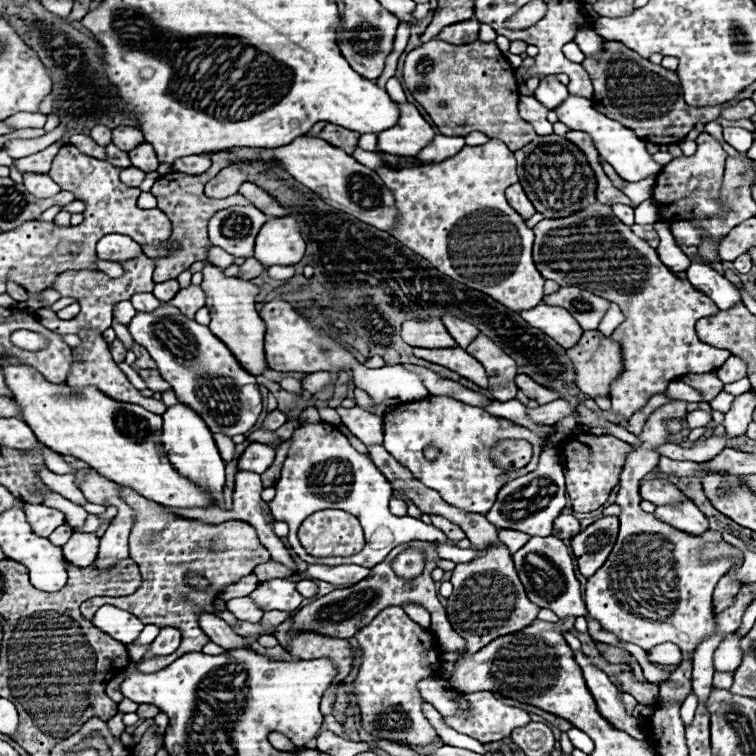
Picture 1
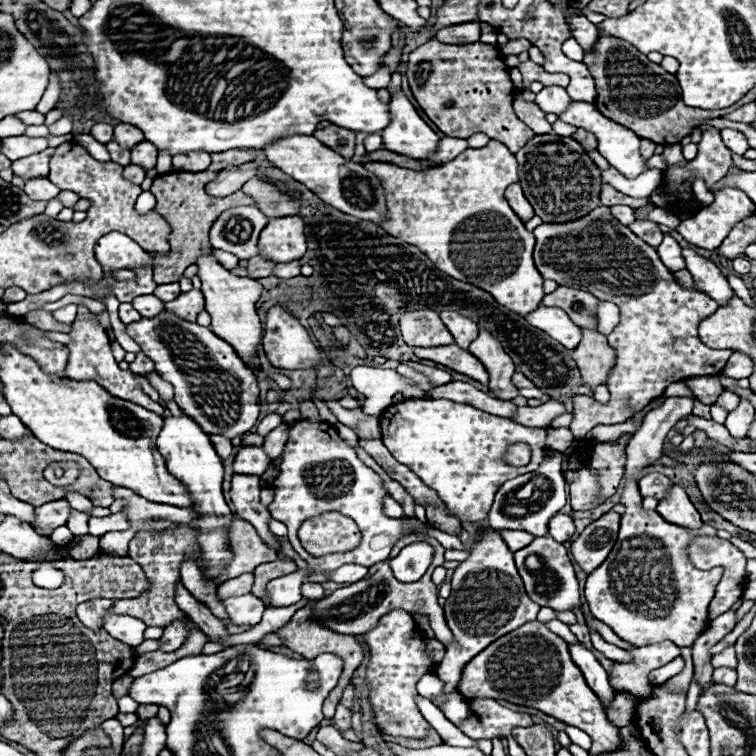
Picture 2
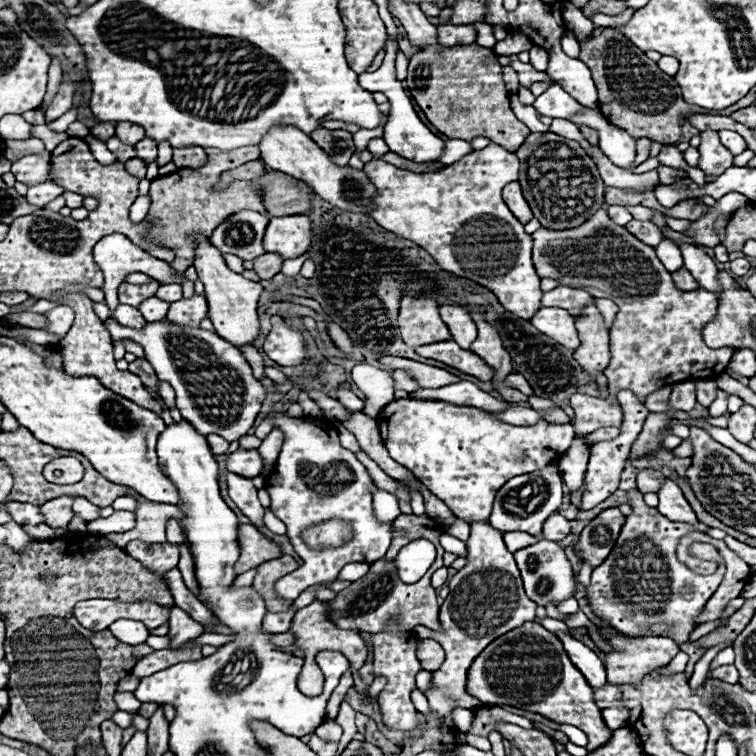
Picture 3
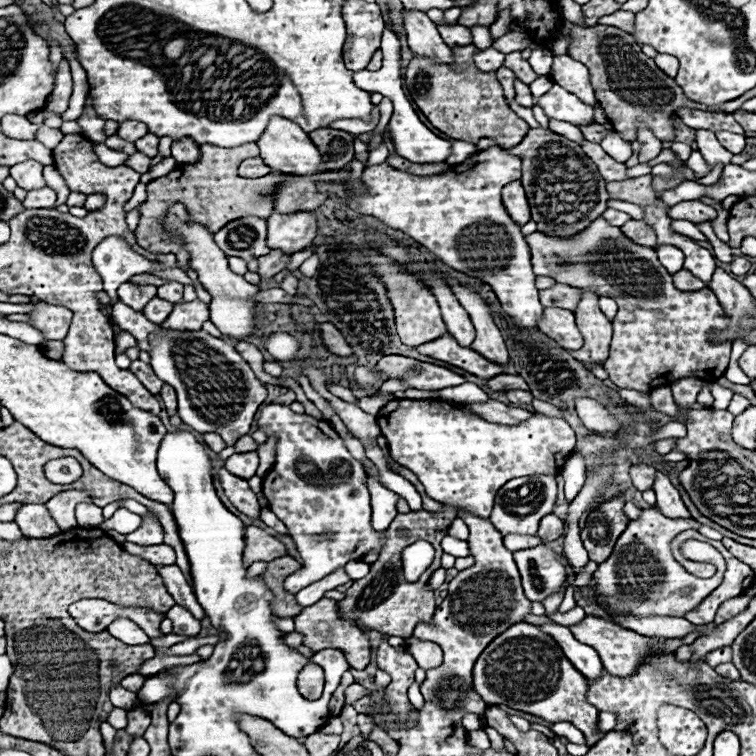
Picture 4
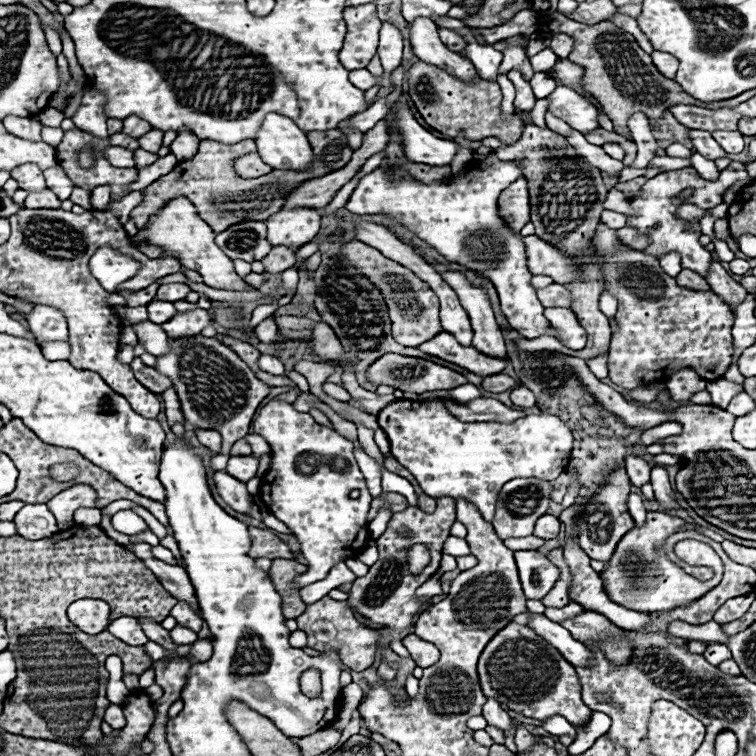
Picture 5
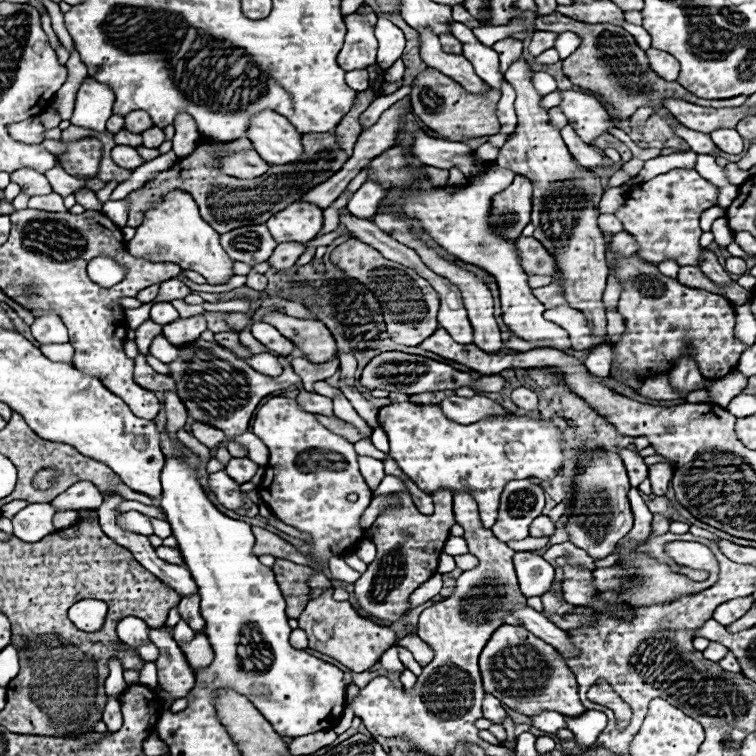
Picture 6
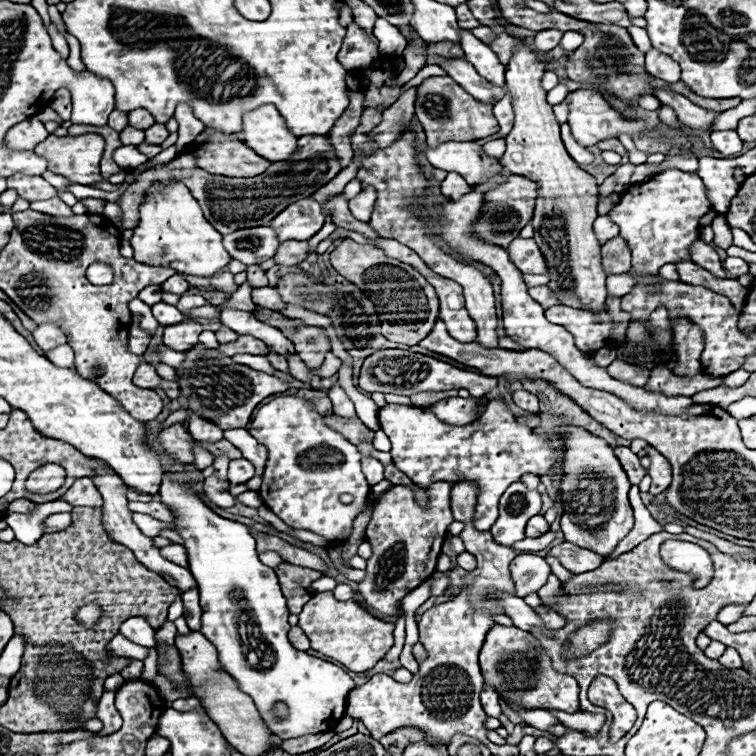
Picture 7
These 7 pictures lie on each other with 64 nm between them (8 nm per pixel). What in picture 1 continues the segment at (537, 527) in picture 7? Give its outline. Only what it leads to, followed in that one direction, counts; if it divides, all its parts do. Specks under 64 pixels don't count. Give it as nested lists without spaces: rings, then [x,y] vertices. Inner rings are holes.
[[[560,514],[554,520],[554,536],[558,536],[560,540],[570,540],[578,532],[580,532],[580,520],[576,516],[572,516],[572,514]]]

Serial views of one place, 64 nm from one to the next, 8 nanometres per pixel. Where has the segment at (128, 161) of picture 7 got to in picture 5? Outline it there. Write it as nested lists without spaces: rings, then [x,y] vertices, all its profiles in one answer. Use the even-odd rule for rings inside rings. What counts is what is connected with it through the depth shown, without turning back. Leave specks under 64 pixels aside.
[[[108,146],[104,150],[104,158],[110,164],[114,164],[114,166],[134,166],[132,152],[130,150],[124,150],[124,148],[118,148],[118,146]]]

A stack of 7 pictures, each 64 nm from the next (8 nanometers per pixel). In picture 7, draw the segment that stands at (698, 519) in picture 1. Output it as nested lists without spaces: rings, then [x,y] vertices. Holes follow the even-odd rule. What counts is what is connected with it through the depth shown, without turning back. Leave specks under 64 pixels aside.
[[[646,446],[646,450],[648,450],[648,456],[652,458],[652,464],[650,464],[650,468],[648,468],[648,474],[652,476],[650,494],[656,496],[656,494],[664,492],[664,490],[670,486],[670,482],[672,482],[672,468],[670,468],[668,460],[666,460],[660,452],[656,452],[656,450],[650,448],[650,446]]]

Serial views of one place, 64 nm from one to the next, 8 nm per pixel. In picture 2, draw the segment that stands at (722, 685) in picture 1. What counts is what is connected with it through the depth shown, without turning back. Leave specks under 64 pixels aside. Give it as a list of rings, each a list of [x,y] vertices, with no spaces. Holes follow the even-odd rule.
[[[718,668],[718,678],[714,682],[724,684],[724,686],[734,686],[736,684],[736,670],[732,668]]]

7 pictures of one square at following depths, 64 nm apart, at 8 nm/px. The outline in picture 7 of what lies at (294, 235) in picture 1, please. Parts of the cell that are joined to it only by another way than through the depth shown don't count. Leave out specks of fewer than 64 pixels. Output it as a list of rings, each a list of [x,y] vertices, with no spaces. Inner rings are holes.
[[[298,200],[284,208],[270,226],[280,242],[286,240],[310,240],[324,224],[322,206],[316,200]]]

